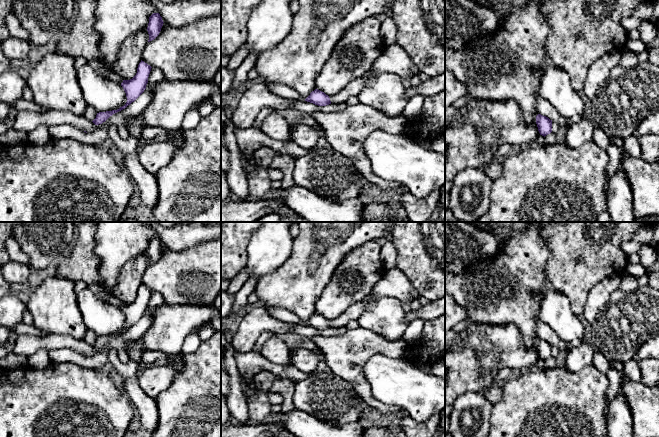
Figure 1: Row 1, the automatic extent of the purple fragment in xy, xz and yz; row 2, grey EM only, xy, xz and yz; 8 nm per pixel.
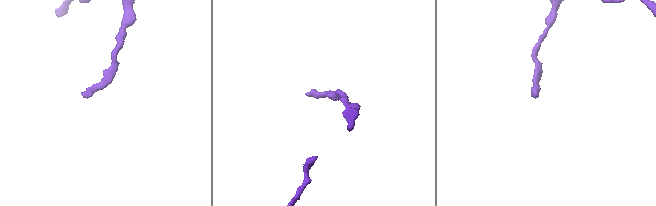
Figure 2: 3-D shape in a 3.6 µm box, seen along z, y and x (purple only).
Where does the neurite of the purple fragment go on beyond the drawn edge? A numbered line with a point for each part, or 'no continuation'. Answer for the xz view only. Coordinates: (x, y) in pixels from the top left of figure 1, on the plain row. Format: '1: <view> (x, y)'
no continuation

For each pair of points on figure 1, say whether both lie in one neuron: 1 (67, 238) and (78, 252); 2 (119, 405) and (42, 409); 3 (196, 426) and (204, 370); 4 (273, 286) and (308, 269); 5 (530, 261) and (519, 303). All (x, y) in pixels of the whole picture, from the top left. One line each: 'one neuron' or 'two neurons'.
1: two neurons
2: one neuron
3: one neuron
4: one neuron
5: one neuron

